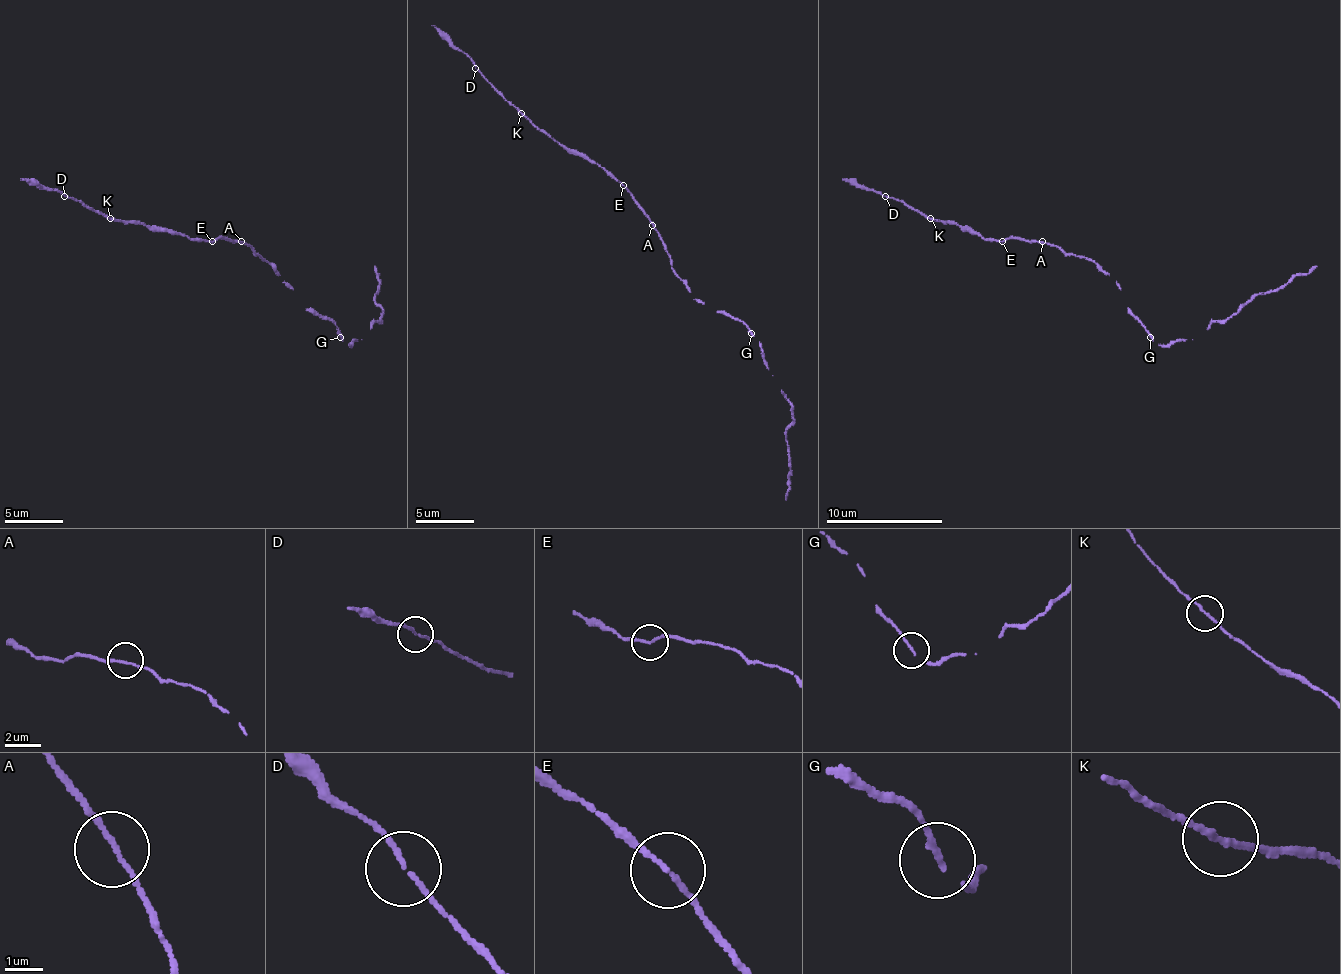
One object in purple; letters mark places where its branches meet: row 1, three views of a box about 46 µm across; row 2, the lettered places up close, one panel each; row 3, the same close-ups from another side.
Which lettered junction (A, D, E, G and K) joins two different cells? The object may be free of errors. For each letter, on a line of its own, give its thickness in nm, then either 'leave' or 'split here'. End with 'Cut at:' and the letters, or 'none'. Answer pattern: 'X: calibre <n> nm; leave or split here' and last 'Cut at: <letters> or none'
A: calibre 120 nm; leave
D: calibre 120 nm; leave
E: calibre 120 nm; leave
G: calibre 120 nm; leave
K: calibre 140 nm; leave
Cut at: none

